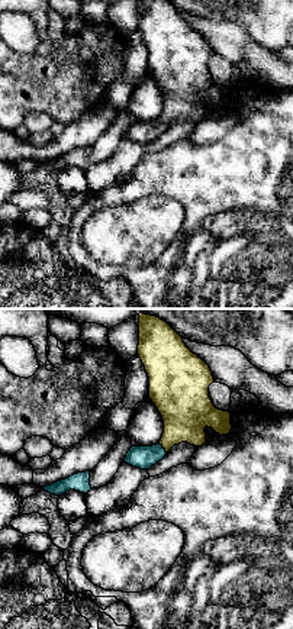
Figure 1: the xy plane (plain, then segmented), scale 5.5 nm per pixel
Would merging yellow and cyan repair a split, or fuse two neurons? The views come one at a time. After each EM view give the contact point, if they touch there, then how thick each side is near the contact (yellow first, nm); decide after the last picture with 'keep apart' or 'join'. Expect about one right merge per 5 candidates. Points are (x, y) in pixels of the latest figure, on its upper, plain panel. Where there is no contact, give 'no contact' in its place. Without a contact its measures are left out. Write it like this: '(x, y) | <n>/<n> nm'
(163, 122) | 280/130 nm

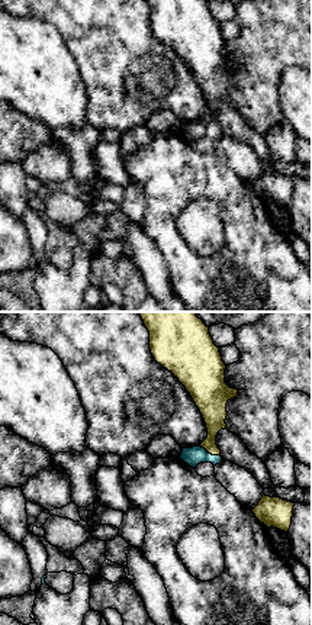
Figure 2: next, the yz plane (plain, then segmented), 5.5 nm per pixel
(209, 128) | 140/100 nm

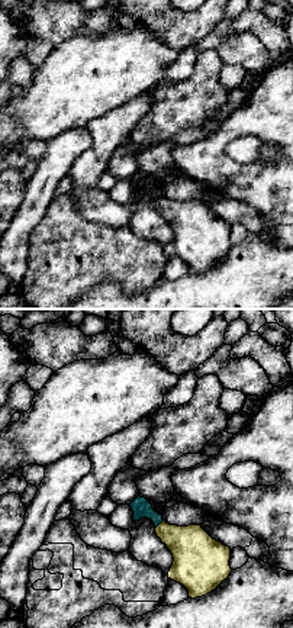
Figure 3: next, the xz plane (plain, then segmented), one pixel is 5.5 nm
(160, 199) | 240/100 nm

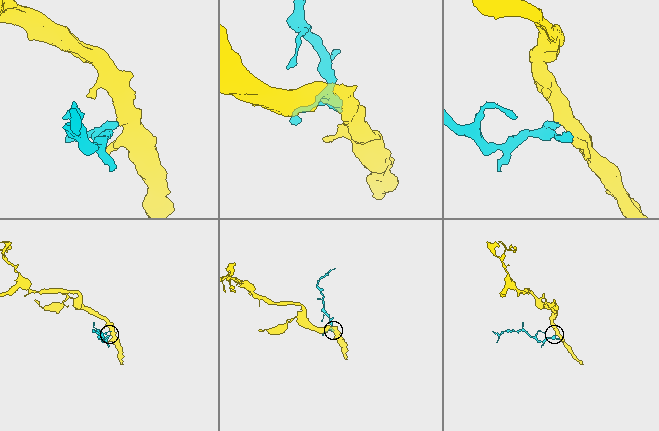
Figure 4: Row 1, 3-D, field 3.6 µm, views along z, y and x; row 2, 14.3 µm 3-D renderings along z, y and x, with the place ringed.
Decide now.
join

